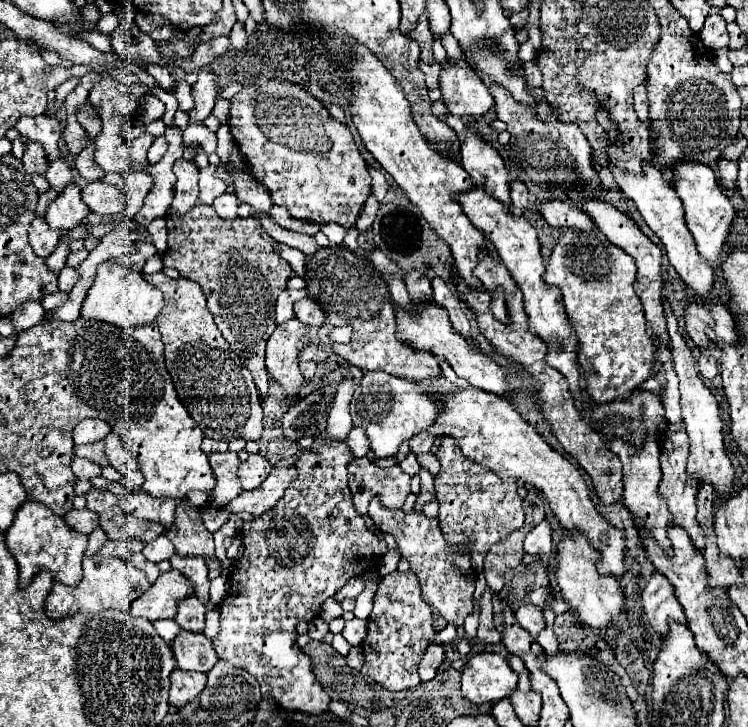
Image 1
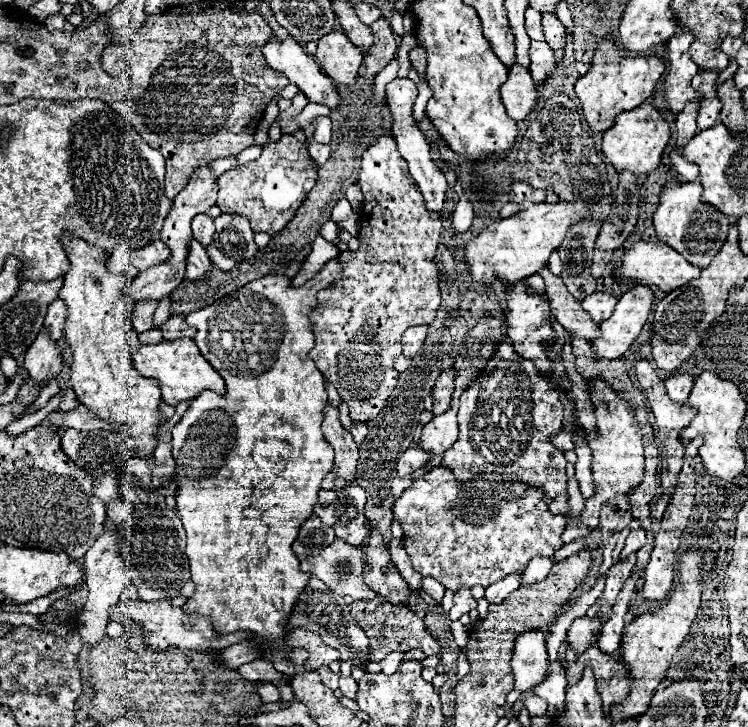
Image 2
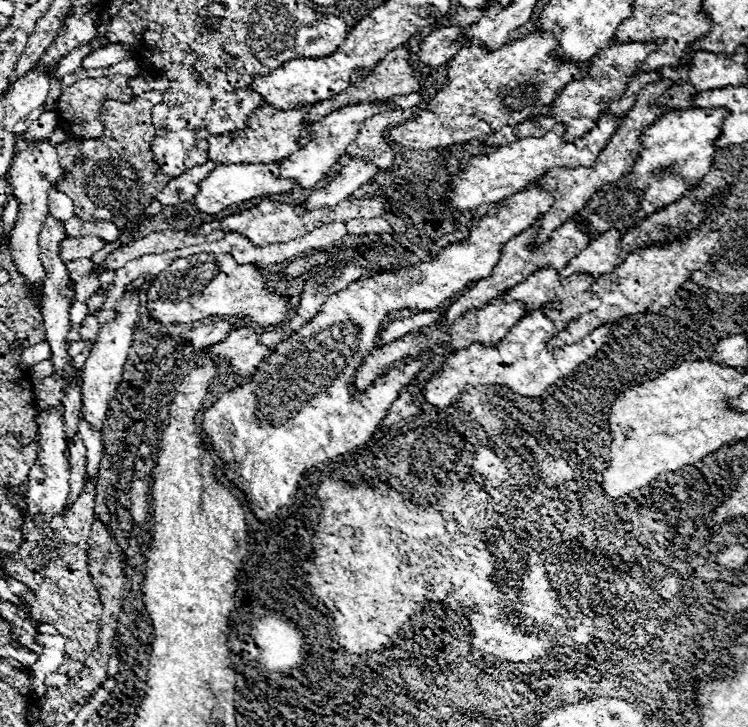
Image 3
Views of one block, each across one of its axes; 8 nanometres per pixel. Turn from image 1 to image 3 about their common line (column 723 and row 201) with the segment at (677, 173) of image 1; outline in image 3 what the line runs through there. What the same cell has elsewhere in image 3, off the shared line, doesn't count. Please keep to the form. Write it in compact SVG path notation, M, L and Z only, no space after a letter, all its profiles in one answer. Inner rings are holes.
M278 162L272 164L218 164L204 180L198 182L198 194L192 198L196 208L206 214L218 214L230 206L242 204L246 200L264 198L272 194L284 194L290 192L294 184L290 180L278 178Z

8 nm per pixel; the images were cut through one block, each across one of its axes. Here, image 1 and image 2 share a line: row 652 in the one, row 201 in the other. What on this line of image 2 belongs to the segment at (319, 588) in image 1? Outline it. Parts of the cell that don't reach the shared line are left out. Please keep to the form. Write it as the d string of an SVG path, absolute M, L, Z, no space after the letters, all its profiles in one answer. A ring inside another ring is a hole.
M282 136L278 142L268 142L262 148L262 156L234 170L224 172L218 178L218 206L226 212L242 214L250 218L254 232L276 234L296 214L296 206L304 204L308 192L318 180L320 166L308 156L302 142L294 136Z

